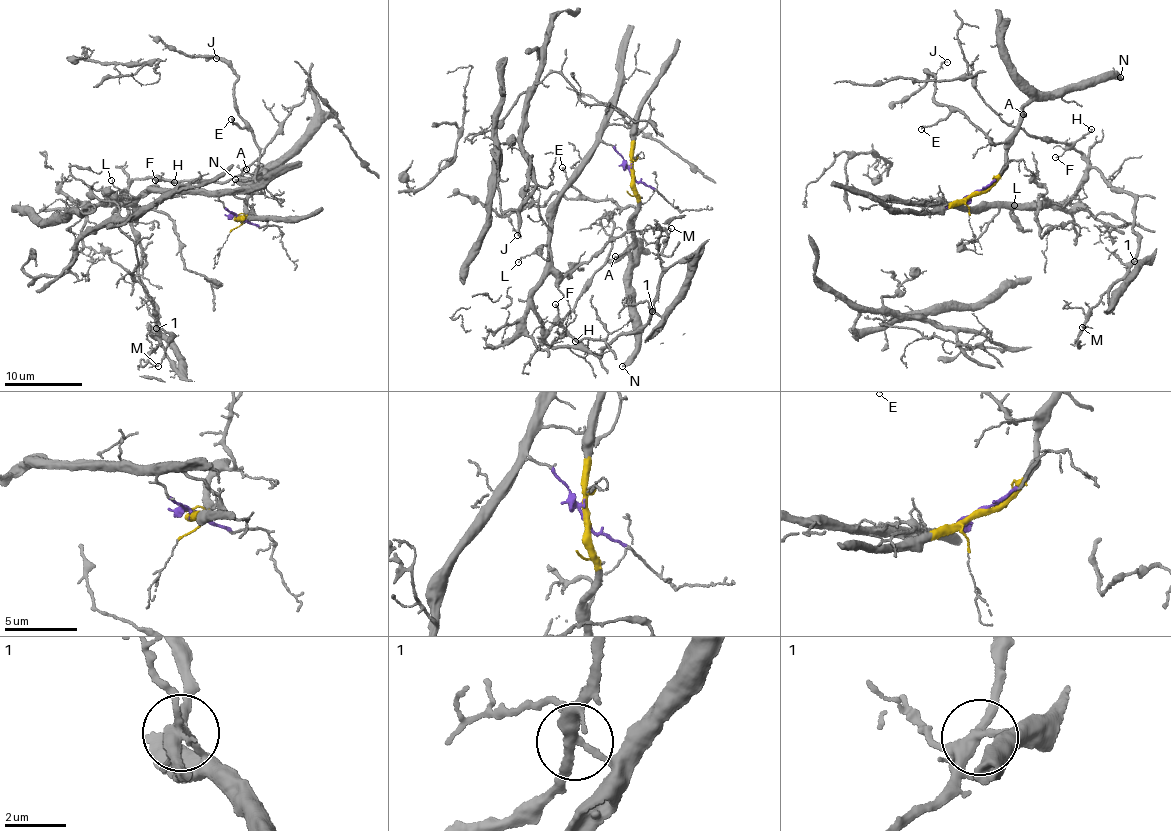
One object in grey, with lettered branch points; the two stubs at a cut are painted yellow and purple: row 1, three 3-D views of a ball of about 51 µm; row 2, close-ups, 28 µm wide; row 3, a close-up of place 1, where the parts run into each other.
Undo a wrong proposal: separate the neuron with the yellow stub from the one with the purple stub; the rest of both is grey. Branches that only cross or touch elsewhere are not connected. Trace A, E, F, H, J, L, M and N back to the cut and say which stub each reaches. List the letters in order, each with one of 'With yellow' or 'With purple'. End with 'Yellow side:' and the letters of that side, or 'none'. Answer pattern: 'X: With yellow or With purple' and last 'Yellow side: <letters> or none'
A: With yellow
E: With yellow
F: With purple
H: With purple
J: With yellow
L: With purple
M: With purple
N: With yellow
Yellow side: A, E, J, N

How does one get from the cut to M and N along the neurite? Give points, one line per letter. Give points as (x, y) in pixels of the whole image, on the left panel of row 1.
M: (237, 217), (218, 196), (186, 191), (107, 202), (128, 202), (139, 282), (157, 310), (158, 366)
N: (237, 217), (245, 212), (249, 190), (263, 182), (265, 172), (260, 174), (256, 184), (234, 180)

